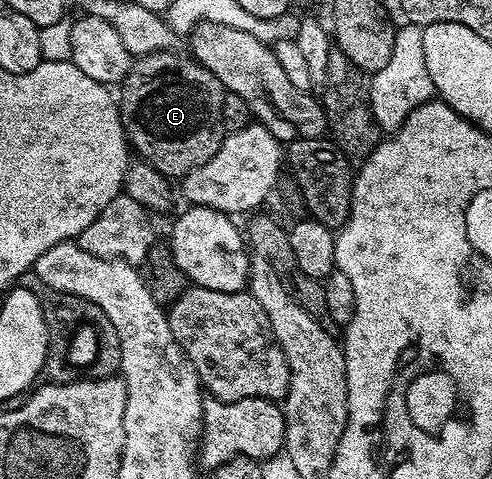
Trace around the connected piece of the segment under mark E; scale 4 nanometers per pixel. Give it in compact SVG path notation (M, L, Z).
M171 51L150 53L147 57L137 58L127 71L126 80L120 85L120 112L127 142L141 160L171 179L181 179L187 173L196 171L196 167L208 163L208 159L220 151L224 136L224 90L220 79L216 79L216 75L212 75L212 71L194 60L193 56L181 57L180 54Z

